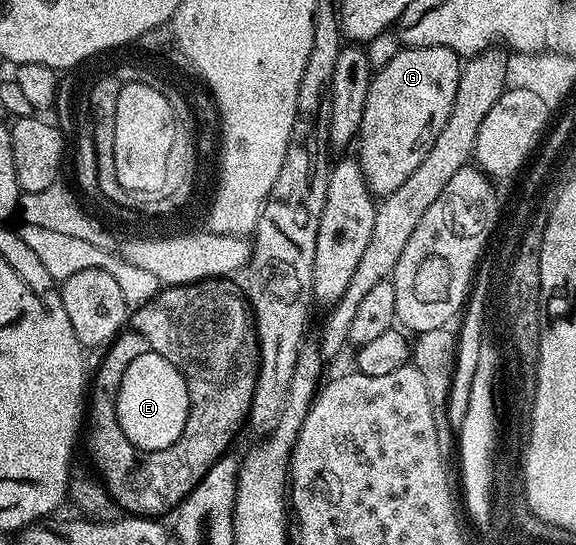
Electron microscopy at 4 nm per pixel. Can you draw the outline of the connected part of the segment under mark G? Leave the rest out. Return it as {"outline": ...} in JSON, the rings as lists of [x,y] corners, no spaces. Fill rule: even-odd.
{"outline":[[[443,46],[402,47],[401,52],[395,54],[395,58],[391,58],[391,62],[387,62],[387,66],[374,71],[371,90],[367,90],[367,106],[363,106],[363,122],[361,123],[361,131],[359,133],[359,145],[361,144],[359,163],[365,175],[369,191],[373,193],[374,197],[384,198],[395,190],[399,190],[399,186],[403,186],[403,182],[407,182],[407,178],[411,178],[413,171],[419,167],[419,162],[423,162],[423,158],[427,158],[427,150],[431,150],[431,146],[435,146],[435,138],[439,138],[439,130],[443,130],[443,126],[447,122],[447,114],[451,114],[451,106],[455,102],[455,94],[457,93],[459,78],[461,77],[461,65],[462,61],[457,53],[450,48],[444,48]]]}

